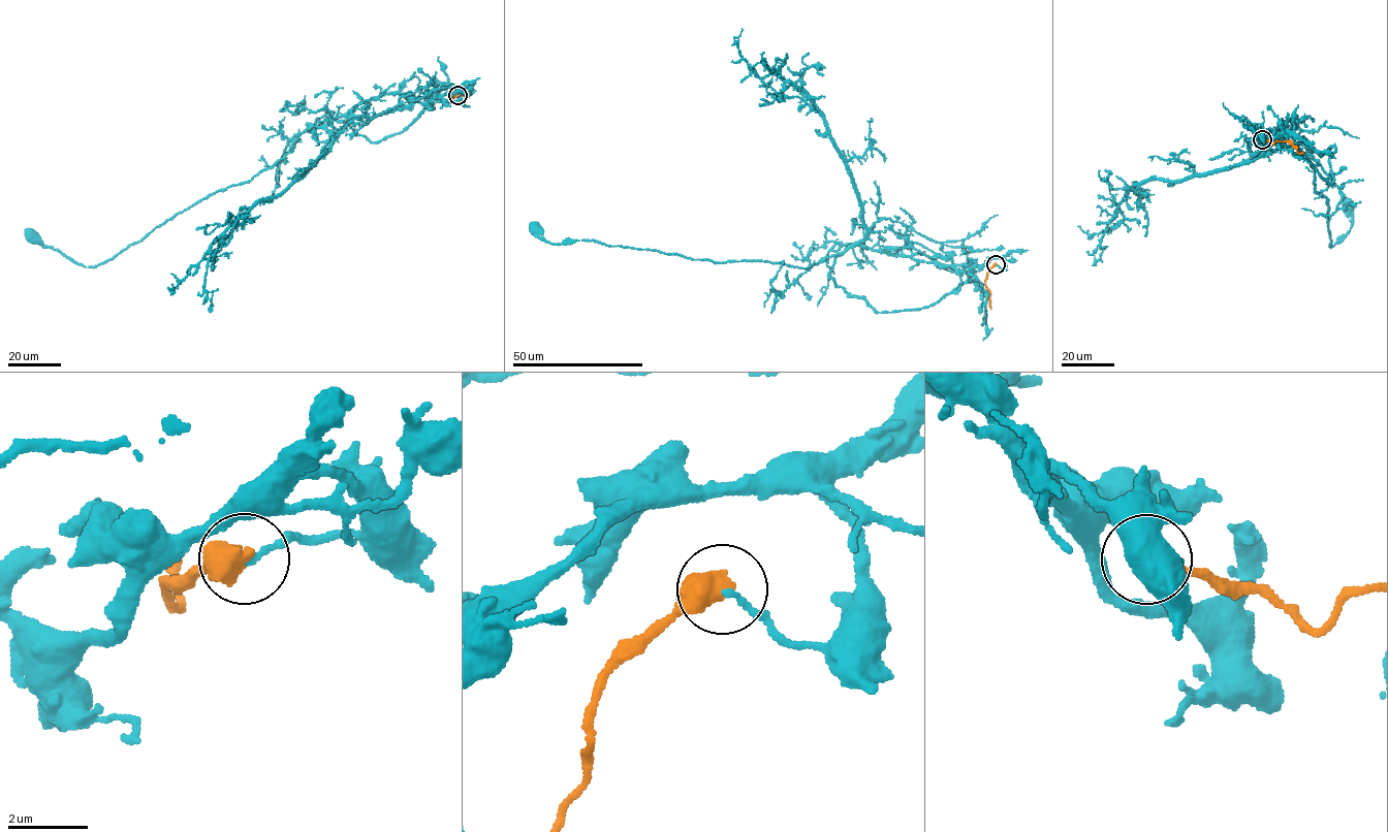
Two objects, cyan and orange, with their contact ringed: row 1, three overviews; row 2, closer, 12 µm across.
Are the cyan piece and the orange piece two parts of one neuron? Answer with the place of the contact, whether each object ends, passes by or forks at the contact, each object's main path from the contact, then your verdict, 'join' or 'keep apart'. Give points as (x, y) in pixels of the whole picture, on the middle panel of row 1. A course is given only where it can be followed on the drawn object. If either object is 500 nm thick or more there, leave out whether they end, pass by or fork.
place (996, 264); course cyan (996, 264), (1004, 260), (935, 264), (855, 244), (809, 267), (716, 263), (548, 243), (536, 230); course orange (996, 264), (988, 269), (984, 285), (991, 310); keep apart

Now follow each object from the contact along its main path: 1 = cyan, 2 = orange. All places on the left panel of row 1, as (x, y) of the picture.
1: (458, 95), (465, 91), (360, 102), (307, 129), (249, 181), (94, 266), (34, 238)
2: (458, 94), (453, 98), (458, 91), (466, 98), (469, 97)

